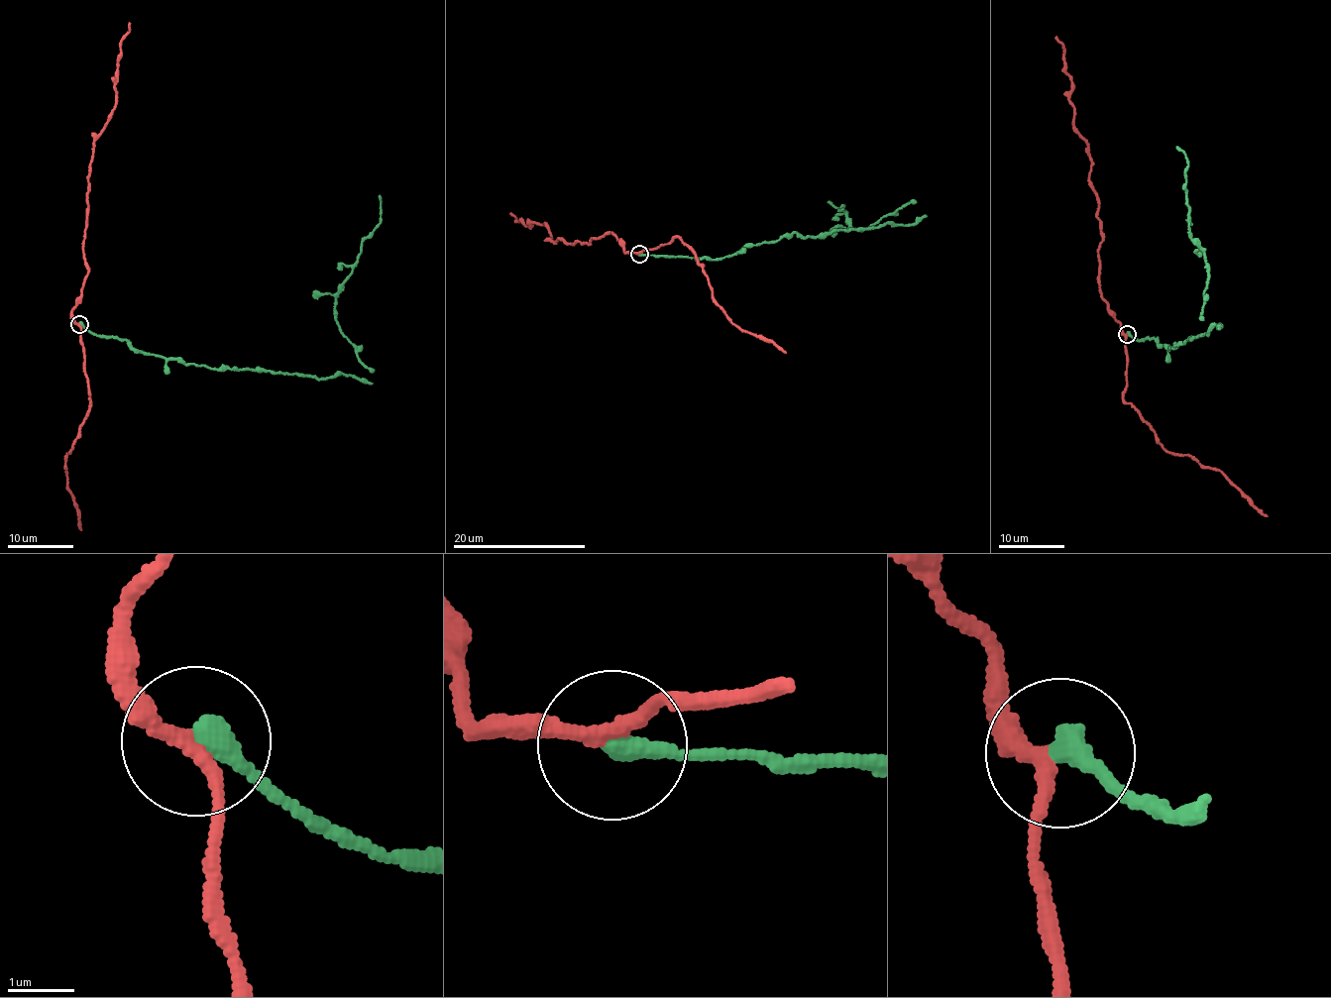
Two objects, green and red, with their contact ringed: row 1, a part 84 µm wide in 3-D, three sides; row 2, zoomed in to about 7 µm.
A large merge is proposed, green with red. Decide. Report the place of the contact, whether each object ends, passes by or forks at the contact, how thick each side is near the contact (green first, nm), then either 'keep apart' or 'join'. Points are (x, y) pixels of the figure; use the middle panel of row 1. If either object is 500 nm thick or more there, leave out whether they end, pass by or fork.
at (639, 254); green ends there; red passes by; 360 nm thick on the green side, 200 nm on the other; keep apart

